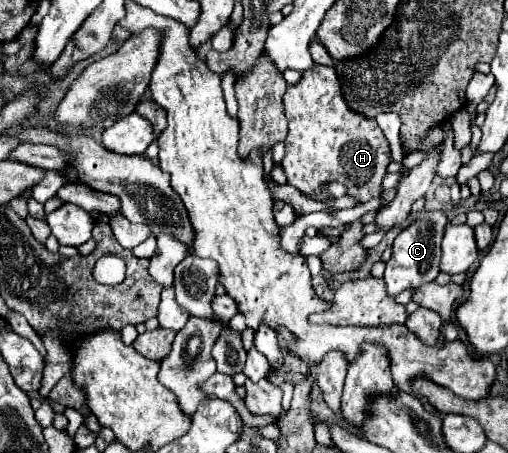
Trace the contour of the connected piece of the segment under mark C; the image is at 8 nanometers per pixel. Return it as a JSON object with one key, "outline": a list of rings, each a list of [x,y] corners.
{"outline":[[[430,211],[428,215],[422,215],[416,223],[406,227],[392,243],[392,257],[386,263],[384,271],[384,281],[386,281],[386,291],[388,295],[398,295],[406,289],[418,287],[422,283],[434,281],[436,275],[440,273],[438,261],[440,261],[440,241],[444,235],[446,227],[446,215],[444,211]]]}

